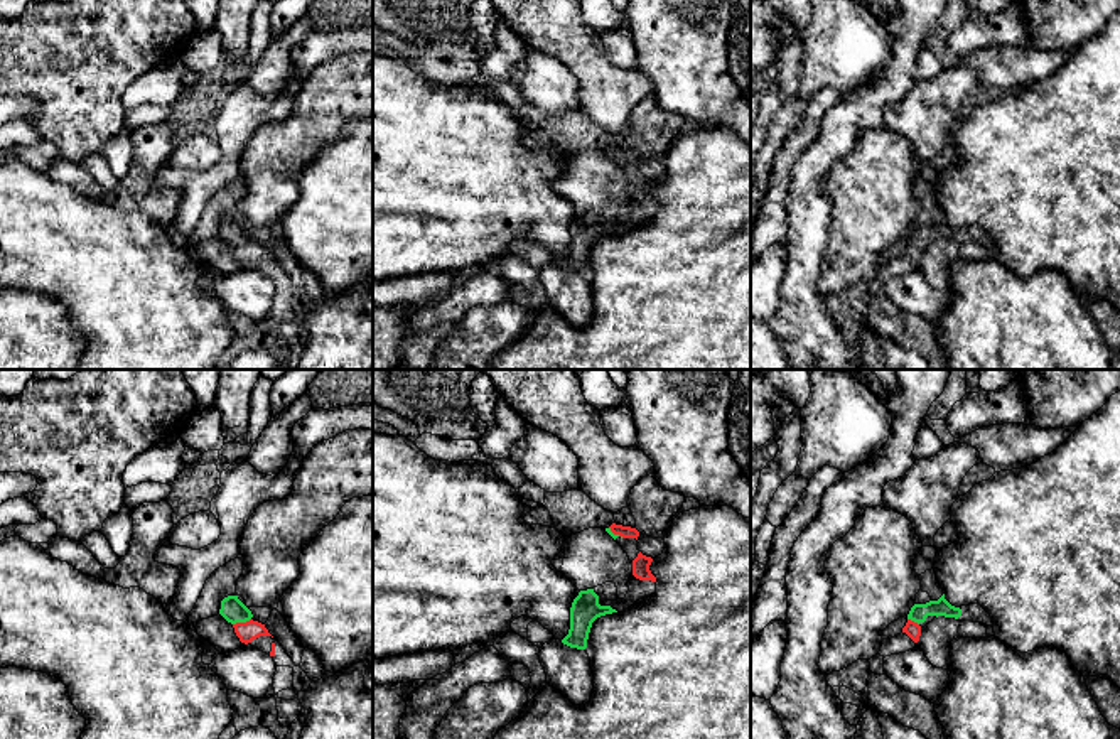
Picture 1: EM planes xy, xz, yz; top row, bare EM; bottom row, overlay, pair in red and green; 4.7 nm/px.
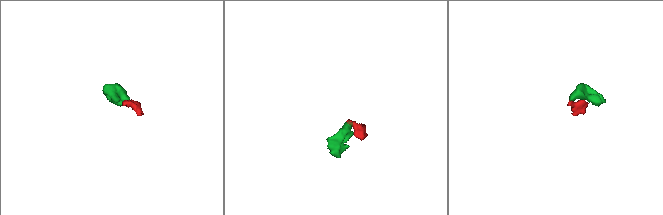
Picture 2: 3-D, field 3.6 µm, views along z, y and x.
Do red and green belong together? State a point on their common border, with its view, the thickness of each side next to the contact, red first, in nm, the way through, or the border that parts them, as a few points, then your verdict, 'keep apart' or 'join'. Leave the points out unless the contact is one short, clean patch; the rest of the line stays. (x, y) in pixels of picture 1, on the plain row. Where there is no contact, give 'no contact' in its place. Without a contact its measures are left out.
contact xy (242, 245); calibres 100 and 110 nm; join

